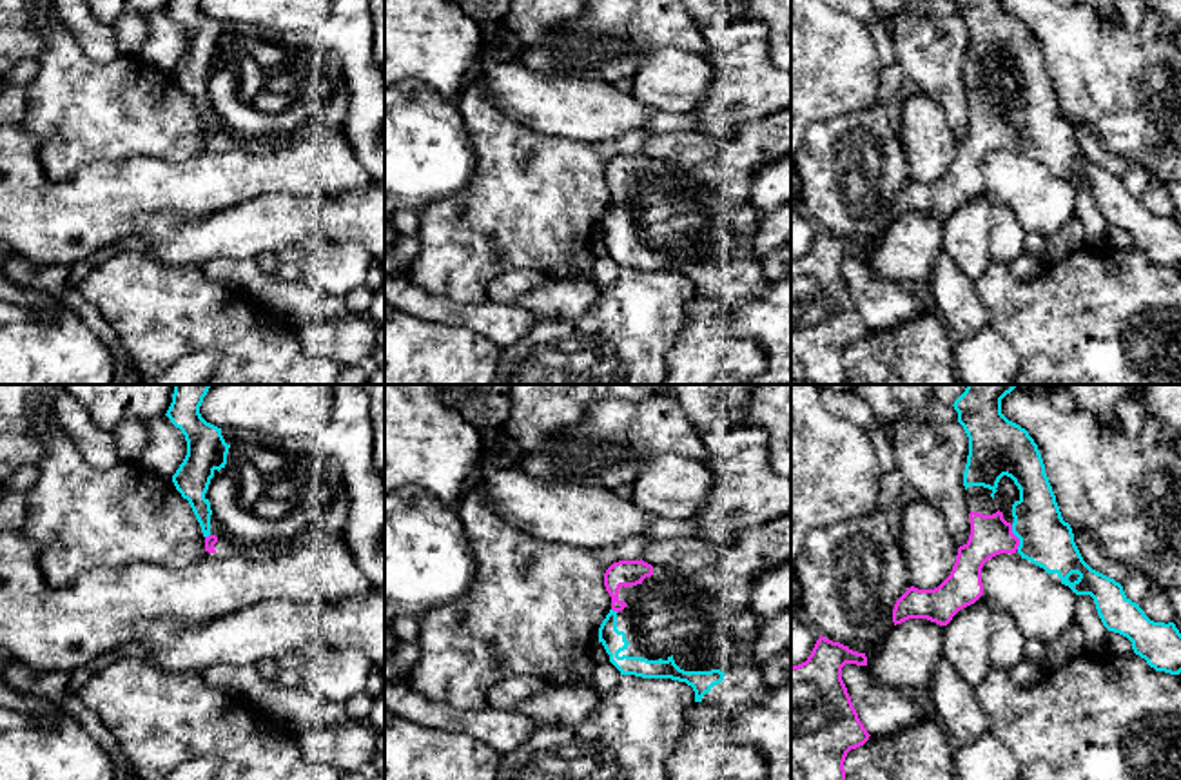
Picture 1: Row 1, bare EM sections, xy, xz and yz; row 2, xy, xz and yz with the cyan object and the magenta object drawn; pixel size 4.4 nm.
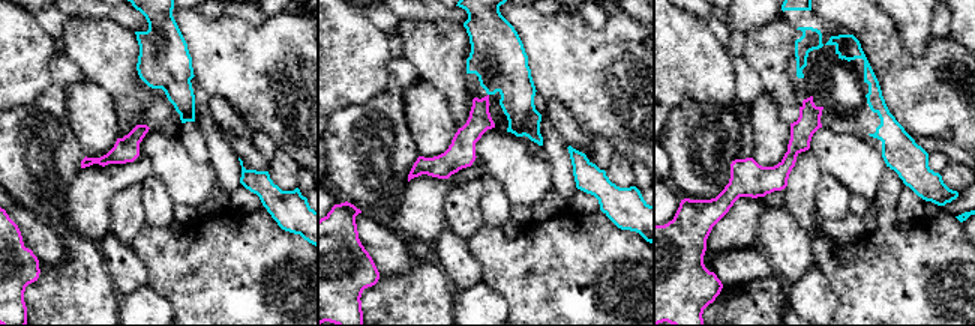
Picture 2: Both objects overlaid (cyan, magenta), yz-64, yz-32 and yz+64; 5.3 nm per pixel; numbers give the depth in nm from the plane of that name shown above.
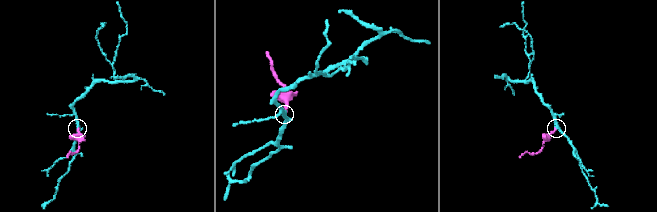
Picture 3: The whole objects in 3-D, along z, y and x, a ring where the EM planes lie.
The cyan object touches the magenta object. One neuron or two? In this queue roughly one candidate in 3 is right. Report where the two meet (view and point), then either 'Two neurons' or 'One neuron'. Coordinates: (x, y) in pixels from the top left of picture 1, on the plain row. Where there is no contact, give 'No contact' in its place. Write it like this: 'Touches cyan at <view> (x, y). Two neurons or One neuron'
Touches cyan at yz (1016, 129). One neuron

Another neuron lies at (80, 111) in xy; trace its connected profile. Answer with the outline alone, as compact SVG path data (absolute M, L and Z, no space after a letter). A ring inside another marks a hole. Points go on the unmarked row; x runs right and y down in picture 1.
M56 16L38 25L44 45L40 69L25 89L24 127L38 143L40 163L53 181L65 181L96 161L123 161L138 156L180 161L205 149L205 131L187 93L172 73L140 56L94 62Z

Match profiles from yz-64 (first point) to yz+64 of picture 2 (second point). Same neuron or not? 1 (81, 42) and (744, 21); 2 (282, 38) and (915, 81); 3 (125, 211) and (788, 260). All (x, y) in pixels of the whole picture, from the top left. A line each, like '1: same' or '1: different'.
1: different
2: same
3: different

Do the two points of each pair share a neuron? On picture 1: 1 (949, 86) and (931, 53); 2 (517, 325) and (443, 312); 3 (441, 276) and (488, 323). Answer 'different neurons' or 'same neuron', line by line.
1: same neuron
2: same neuron
3: different neurons

